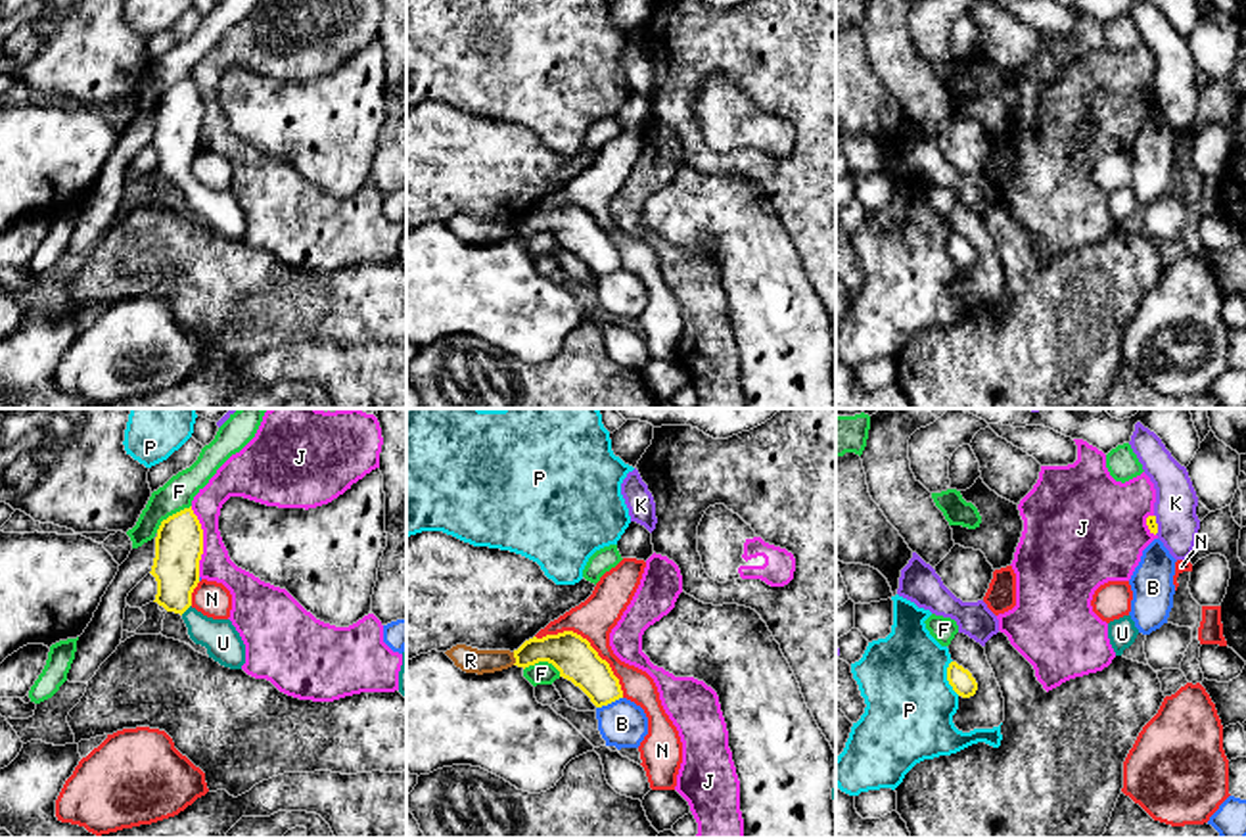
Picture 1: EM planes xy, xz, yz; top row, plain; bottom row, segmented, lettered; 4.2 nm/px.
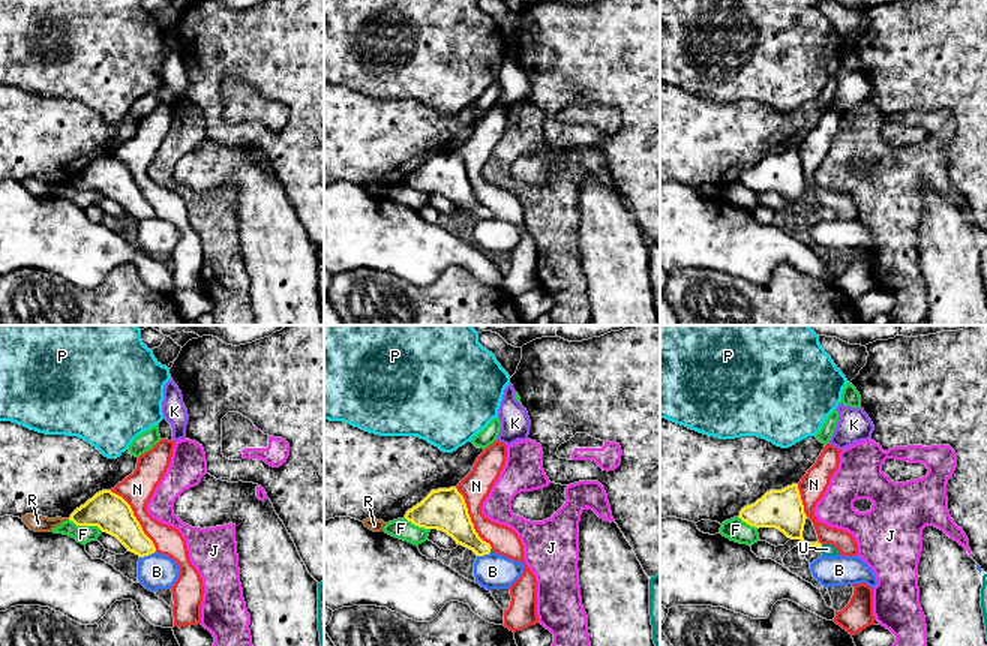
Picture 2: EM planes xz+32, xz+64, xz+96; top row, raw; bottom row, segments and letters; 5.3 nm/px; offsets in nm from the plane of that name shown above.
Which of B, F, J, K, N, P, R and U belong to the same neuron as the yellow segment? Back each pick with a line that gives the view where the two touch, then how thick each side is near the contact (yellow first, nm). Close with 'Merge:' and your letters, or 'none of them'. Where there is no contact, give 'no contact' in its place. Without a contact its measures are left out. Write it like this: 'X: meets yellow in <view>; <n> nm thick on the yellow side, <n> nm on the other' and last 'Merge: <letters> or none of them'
U: meets yellow in xy; 190 nm thick on the yellow side, 150 nm on the other
Merge: U

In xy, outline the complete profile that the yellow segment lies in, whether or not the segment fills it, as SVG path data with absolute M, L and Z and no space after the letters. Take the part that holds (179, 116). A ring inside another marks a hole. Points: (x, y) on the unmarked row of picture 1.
M192 77L161 92L155 107L151 146L157 151L155 171L167 182L180 184L188 205L207 219L209 228L230 240L245 234L245 215L230 190L213 190L192 176L199 153L203 100Z

